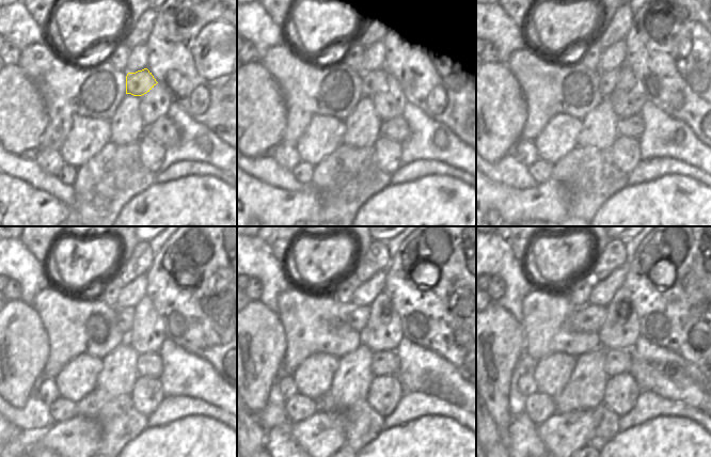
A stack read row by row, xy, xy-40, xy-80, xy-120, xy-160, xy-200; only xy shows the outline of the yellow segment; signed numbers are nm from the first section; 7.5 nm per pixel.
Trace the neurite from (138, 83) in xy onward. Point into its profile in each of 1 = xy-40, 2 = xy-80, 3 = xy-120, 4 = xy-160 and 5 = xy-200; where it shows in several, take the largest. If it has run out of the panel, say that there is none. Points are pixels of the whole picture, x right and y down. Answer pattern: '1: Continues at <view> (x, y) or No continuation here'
1: Continues at xy-40 (372, 82)
2: Continues at xy-80 (607, 79)
3: Continues at xy-120 (125, 316)
4: Continues at xy-160 (359, 315)
5: Continues at xy-200 (589, 317)

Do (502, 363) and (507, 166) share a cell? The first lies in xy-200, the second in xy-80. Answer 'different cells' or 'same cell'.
different cells

